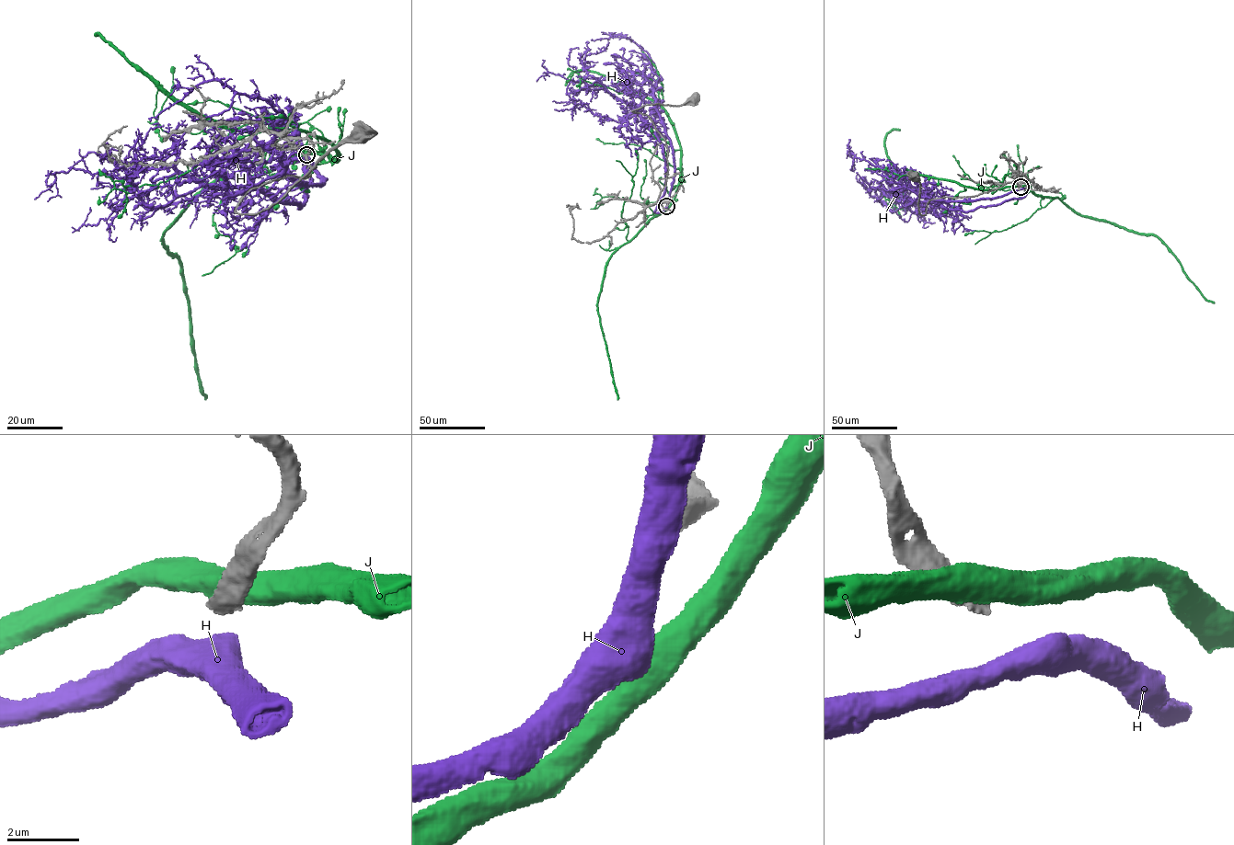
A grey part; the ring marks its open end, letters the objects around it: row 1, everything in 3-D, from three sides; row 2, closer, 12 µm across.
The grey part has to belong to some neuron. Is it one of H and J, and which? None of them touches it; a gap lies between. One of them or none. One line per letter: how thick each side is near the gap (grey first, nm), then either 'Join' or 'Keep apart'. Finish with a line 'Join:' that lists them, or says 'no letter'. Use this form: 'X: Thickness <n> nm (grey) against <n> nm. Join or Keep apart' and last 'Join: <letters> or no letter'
H: Thickness 340 nm (grey) against 750 nm. Keep apart
J: Thickness 340 nm (grey) against 700 nm. Keep apart
Join: no letter

